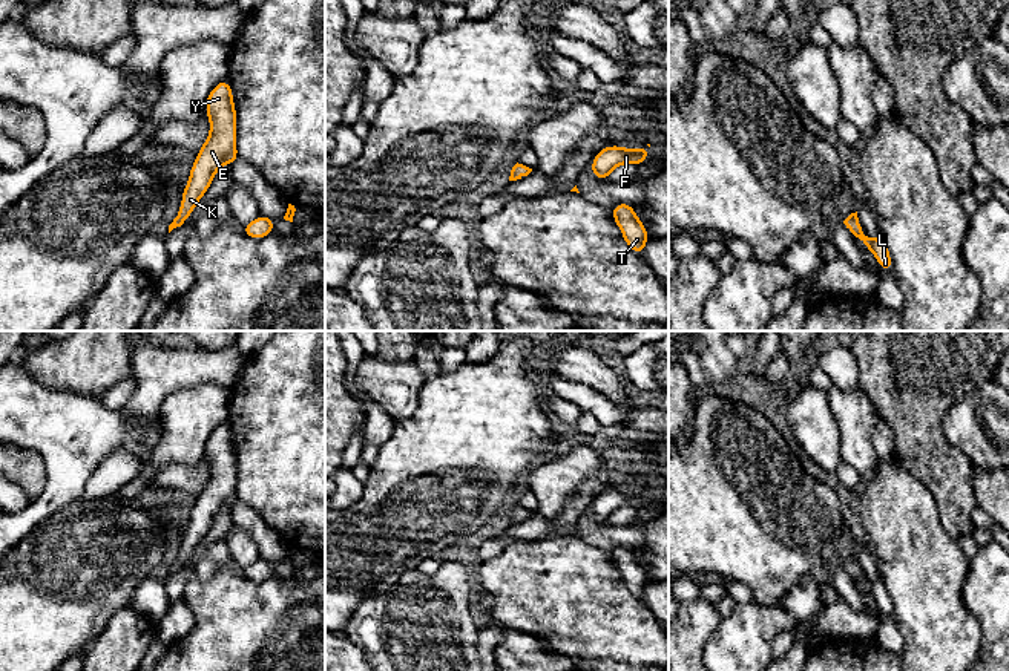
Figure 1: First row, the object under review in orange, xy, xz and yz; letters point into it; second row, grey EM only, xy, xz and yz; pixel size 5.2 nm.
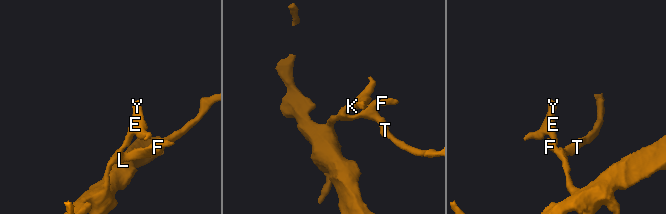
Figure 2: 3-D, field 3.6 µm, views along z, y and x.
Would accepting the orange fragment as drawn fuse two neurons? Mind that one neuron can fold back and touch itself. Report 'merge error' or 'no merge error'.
no merge error

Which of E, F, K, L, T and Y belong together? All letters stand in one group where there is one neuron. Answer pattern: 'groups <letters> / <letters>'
groups E F K L T Y

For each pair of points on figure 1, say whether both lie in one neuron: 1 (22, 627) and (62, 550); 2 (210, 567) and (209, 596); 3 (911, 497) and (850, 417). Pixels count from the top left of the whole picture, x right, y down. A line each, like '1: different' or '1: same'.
1: same
2: different
3: different

